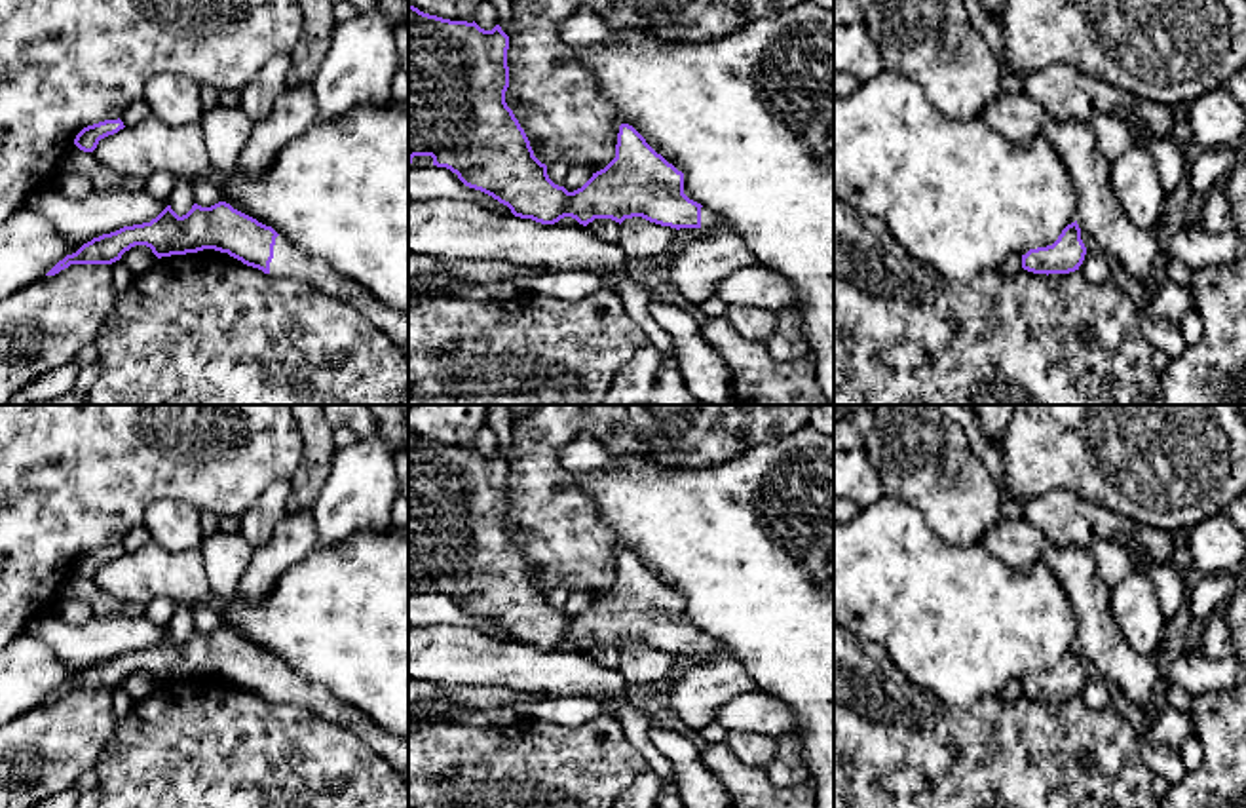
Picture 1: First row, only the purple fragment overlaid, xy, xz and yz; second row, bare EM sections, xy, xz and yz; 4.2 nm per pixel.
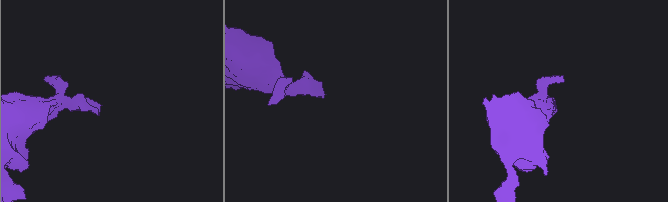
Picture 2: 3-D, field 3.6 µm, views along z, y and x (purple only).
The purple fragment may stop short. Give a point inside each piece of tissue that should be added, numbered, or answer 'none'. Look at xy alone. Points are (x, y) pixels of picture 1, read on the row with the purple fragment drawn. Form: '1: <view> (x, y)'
1: xy (289, 261)

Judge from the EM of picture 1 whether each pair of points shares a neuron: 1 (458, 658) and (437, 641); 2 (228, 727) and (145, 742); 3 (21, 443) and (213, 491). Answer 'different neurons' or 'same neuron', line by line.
1: same neuron
2: same neuron
3: same neuron

